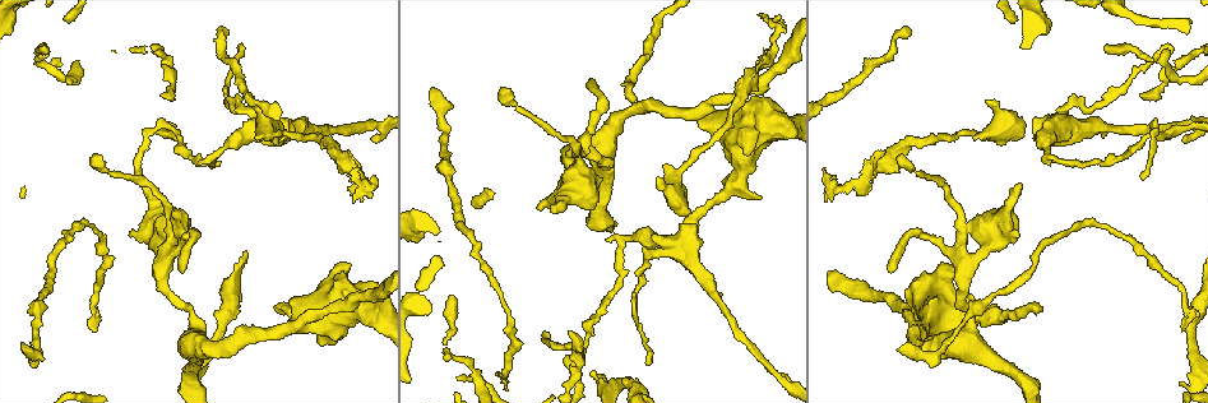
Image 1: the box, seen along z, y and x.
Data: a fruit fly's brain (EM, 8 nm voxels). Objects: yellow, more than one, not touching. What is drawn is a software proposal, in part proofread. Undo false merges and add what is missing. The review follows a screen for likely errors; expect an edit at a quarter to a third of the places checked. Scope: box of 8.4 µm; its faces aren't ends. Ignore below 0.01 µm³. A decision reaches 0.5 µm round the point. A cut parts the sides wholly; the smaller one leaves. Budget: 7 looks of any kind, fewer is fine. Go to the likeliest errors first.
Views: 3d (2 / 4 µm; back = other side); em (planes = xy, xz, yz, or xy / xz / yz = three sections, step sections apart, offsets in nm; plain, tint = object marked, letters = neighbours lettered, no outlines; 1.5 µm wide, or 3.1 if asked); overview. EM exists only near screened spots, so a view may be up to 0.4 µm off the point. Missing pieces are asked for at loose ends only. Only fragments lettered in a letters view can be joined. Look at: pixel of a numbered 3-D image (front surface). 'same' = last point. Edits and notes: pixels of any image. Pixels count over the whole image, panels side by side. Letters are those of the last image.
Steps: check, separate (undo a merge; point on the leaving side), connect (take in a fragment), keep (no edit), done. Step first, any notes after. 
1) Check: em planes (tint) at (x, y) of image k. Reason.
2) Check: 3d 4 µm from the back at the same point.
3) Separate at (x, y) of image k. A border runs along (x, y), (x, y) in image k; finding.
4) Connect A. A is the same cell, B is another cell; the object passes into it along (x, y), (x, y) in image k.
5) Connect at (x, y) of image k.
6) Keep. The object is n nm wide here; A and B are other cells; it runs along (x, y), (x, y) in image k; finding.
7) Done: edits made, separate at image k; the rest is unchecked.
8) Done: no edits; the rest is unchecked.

Check: em yz step 4 (tint) at (1049, 132) of image 1. Calibre changes.

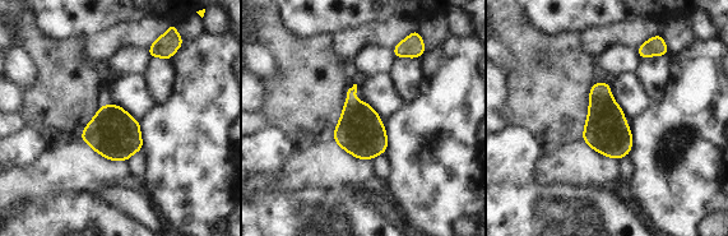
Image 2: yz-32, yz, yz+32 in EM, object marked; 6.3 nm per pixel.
Check: em xy step 8 (letters) at the same point. Cut it another way.

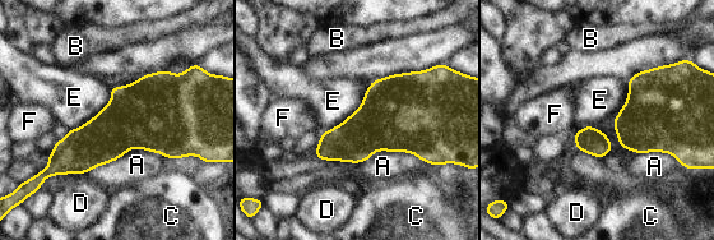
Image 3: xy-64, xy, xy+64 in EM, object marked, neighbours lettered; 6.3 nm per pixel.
Keep. A, B, C, D, E and F are other cells; all the same neuron.

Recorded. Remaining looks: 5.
Check: em yz step 4 (letters) at (1182, 331) of image 1. Thin end.

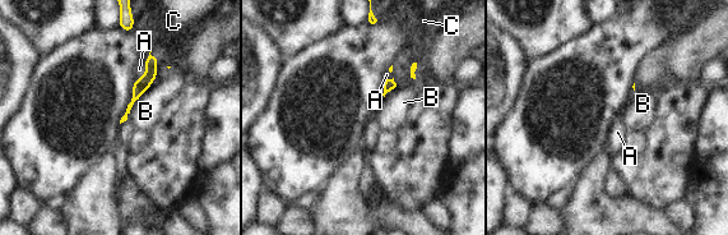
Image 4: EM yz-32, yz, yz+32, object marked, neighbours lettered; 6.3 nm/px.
Check: em planes (letters) at the same point.

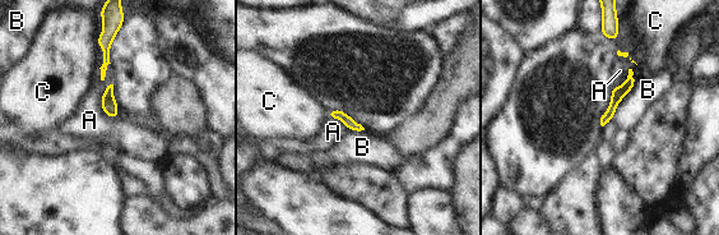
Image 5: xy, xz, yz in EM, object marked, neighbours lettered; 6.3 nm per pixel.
Connect A. The longest contact is with B, 280 nm; A is the same cell, B and C are other cells; the neuron continues.

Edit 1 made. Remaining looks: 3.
Check: em planes (letters) at (447, 340) of image 1. Abrupt turn.

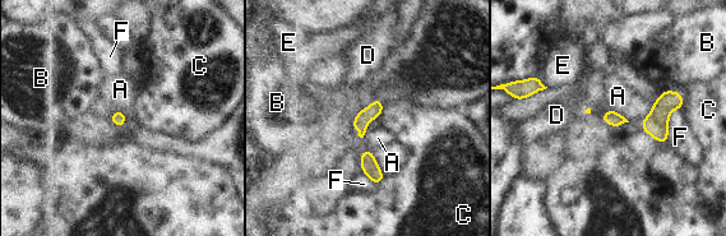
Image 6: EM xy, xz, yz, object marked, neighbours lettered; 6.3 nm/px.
Keep. The object is 80 nm wide here; A, B, C, D, E and F are other cells; continuous, no second neuron.

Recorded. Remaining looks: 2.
Done: edits made, connect at image 5; the rest is unchecked.

